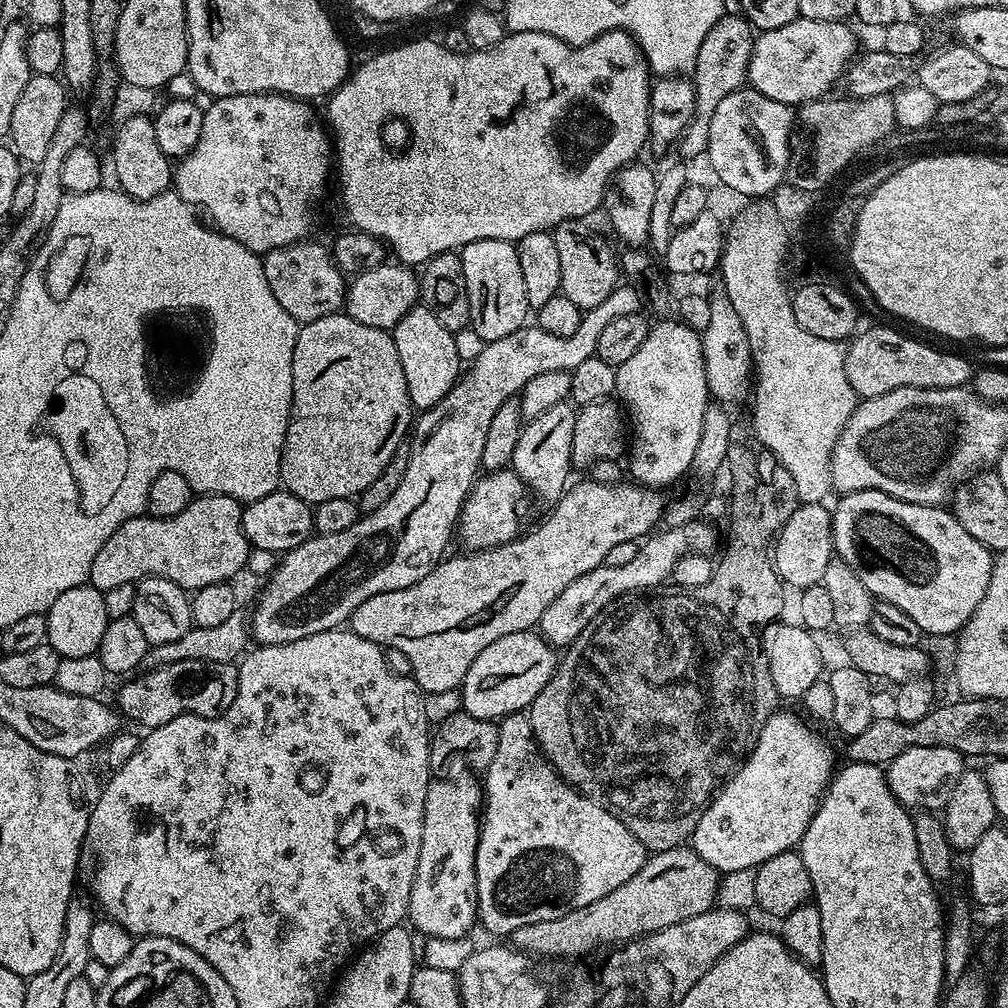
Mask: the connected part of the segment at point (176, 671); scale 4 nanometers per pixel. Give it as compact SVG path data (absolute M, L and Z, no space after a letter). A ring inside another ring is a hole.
M187 660L164 664L160 668L147 669L143 673L145 676L125 679L114 704L125 721L137 720L144 730L166 726L166 722L174 722L174 718L179 716L220 716L230 706L230 702L234 702L234 694L238 694L239 673L239 667L235 663Z

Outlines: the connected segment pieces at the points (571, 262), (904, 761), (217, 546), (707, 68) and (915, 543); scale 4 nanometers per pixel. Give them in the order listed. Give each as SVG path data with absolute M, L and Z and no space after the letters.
M583 219L567 220L557 228L551 229L554 247L558 250L558 258L562 261L562 282L560 292L574 306L582 310L599 306L621 283L622 273L617 253L604 240L592 240L592 232Z
M946 746L907 748L886 765L888 785L900 804L909 810L923 810L935 814L946 806L946 802L950 802L950 794L954 794L954 786L958 786L958 778L962 778L965 770L965 756Z
M197 495L174 518L135 516L114 534L98 550L98 558L90 566L88 583L100 592L114 590L114 586L136 584L148 576L170 578L180 588L195 590L202 586L214 586L231 581L244 568L250 545L242 530L241 501L232 496Z
M726 16L714 22L702 38L702 46L698 46L696 67L690 76L696 86L696 109L692 120L684 128L684 135L678 141L678 149L684 156L703 157L708 150L708 135L710 134L710 118L714 110L718 110L718 102L726 98L726 94L734 94L745 87L748 79L748 56L752 52L754 29L744 16Z
M878 490L849 492L839 499L831 509L834 552L858 574L862 586L866 586L877 601L898 606L917 623L921 633L928 635L929 632L932 636L959 633L974 610L978 610L986 586L990 586L994 553L982 546L978 538L970 538L970 534L962 530L962 522L958 522L947 507L906 502Z

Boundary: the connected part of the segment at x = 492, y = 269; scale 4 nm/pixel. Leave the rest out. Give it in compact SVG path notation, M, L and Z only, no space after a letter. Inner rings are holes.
M475 240L459 249L462 262L462 274L466 278L466 298L472 303L471 327L478 330L486 338L495 338L514 334L514 330L525 327L530 309L526 302L526 285L520 281L520 267L518 266L518 254L513 241L510 240Z

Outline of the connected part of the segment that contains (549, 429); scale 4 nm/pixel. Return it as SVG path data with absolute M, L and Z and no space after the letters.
M565 402L538 414L538 418L527 421L520 429L520 437L514 446L511 469L524 484L529 493L541 496L546 503L552 504L564 492L568 475L574 472L572 462L572 435L577 409Z

